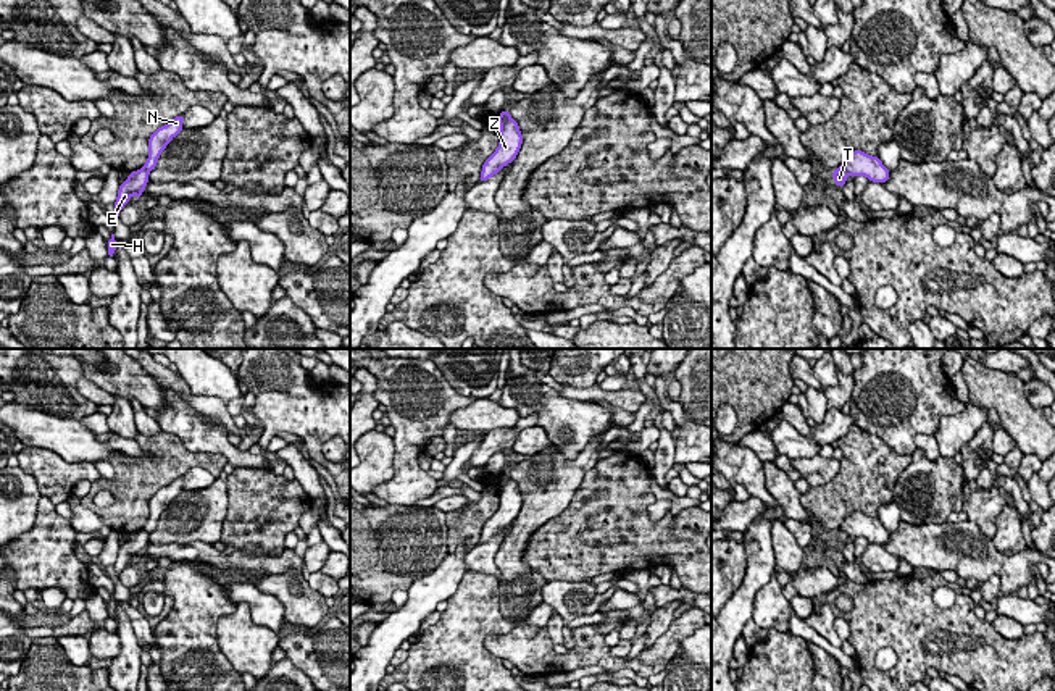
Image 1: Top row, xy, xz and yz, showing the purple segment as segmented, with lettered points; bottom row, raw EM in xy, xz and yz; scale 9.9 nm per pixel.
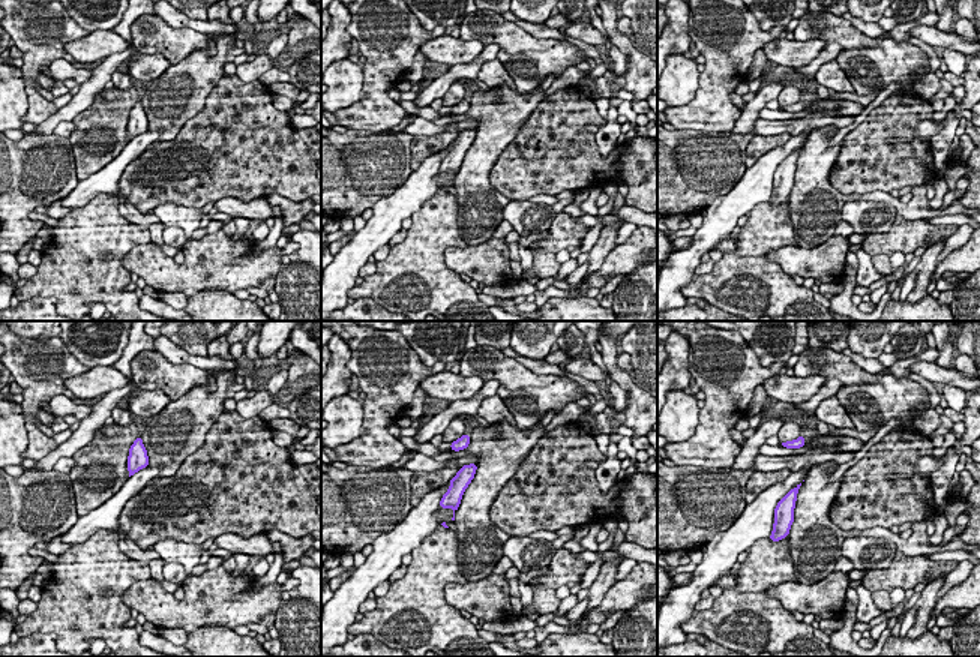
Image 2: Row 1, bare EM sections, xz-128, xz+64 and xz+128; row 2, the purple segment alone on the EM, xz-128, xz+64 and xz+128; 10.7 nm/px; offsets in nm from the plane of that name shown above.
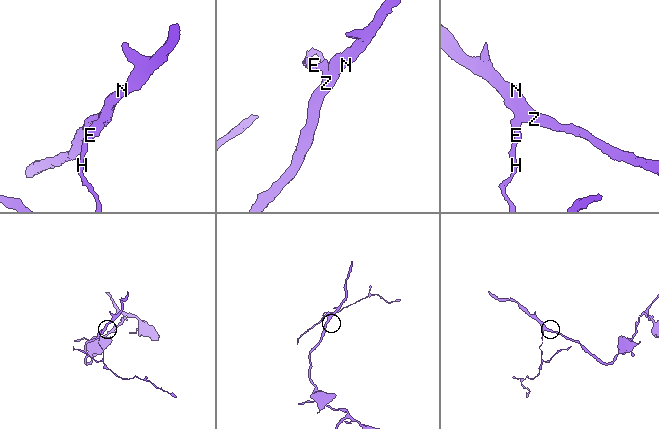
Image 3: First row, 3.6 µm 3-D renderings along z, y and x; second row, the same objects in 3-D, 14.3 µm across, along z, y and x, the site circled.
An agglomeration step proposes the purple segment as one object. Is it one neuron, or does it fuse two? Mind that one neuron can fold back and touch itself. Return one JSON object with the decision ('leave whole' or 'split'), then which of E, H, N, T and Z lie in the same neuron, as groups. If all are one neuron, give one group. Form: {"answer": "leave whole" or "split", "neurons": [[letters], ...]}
{"answer": "split", "neurons": [["E", "H", "T"], ["N", "Z"]]}

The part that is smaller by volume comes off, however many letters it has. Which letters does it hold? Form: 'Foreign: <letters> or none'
Foreign: E, H, T

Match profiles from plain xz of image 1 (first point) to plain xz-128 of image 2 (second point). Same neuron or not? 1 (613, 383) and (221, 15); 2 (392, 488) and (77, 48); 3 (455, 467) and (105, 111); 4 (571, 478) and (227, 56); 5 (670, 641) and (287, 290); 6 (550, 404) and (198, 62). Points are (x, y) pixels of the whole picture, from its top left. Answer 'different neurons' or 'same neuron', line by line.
1: different neurons
2: different neurons
3: different neurons
4: same neuron
5: different neurons
6: different neurons

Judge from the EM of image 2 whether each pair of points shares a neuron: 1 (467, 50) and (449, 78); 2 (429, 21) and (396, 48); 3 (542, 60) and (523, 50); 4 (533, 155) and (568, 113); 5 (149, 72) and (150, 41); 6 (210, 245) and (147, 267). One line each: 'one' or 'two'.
1: two
2: two
3: one
4: one
5: two
6: one

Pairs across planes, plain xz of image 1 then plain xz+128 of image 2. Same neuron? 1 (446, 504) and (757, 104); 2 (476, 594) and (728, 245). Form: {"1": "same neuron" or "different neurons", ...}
{"1": "different neurons", "2": "different neurons"}

